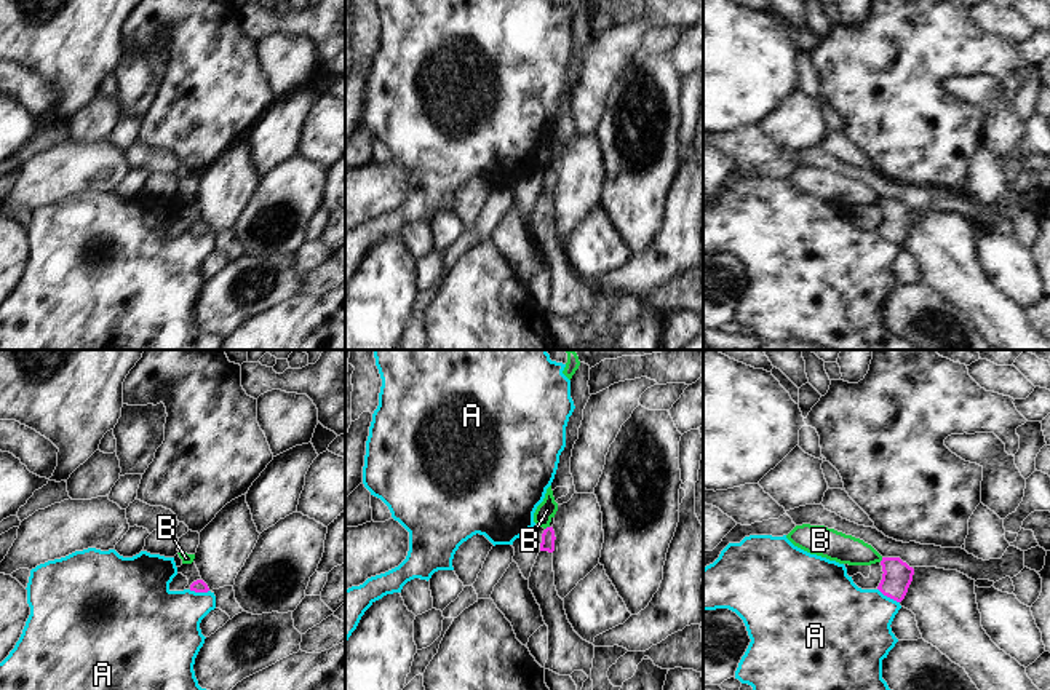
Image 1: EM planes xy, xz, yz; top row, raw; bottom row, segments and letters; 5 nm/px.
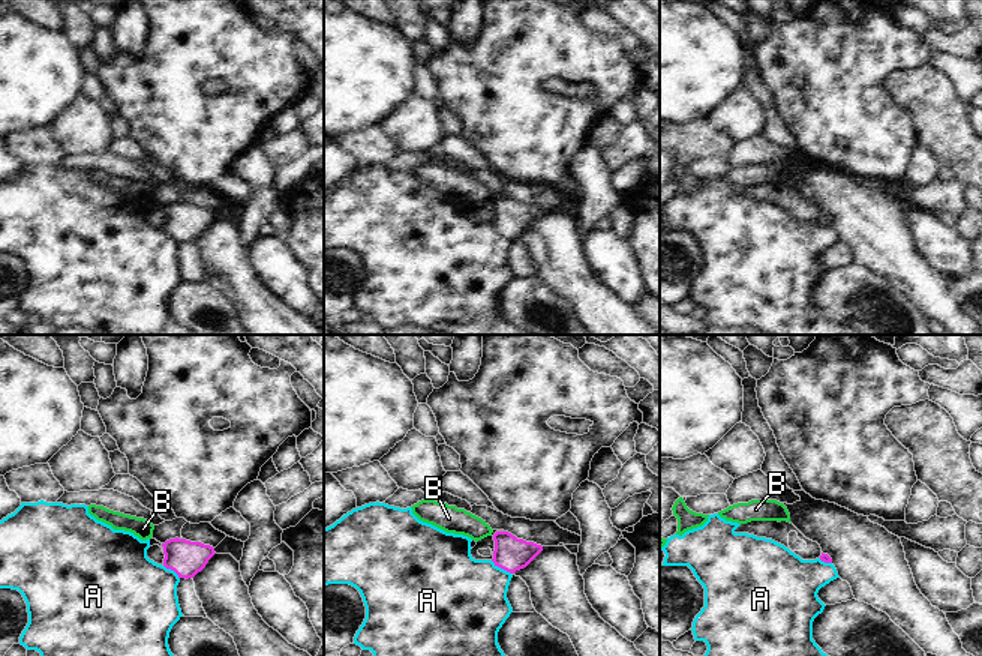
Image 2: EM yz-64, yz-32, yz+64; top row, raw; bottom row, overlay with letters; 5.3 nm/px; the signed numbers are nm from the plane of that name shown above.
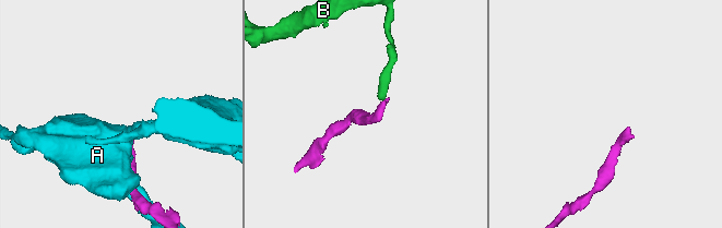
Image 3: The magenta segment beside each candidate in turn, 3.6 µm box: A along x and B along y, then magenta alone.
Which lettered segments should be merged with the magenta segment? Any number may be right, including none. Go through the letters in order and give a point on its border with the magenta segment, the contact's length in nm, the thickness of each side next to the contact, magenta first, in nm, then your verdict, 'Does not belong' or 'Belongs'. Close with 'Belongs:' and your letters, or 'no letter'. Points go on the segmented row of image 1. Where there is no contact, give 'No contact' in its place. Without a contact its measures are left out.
A: Touches magenta at yz (889, 596). Shared border 130 nm. Thickness 150 nm (magenta) against 400 nm. Does not belong
B: Touches magenta at xz (547, 527). Shared border 30 nm. Thickness 70 nm (magenta) against 90 nm. Does not belong
Belongs: no letter

